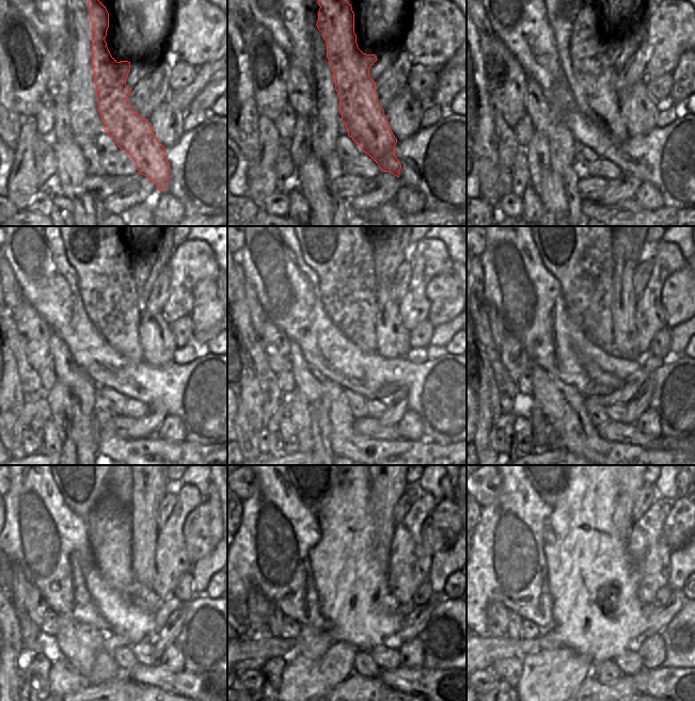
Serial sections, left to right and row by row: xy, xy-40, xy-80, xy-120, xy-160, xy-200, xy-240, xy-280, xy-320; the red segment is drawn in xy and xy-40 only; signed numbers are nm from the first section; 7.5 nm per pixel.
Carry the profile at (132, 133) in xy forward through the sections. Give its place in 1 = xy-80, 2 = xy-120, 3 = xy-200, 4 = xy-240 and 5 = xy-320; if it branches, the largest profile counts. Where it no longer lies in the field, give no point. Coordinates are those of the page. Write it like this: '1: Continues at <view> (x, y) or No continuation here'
1: Continues at xy-80 (587, 60)
2: Continues at xy-120 (94, 248)
3: Continues at xy-200 (577, 248)
4: Continues at xy-240 (81, 487)
5: Continues at xy-320 (550, 487)

